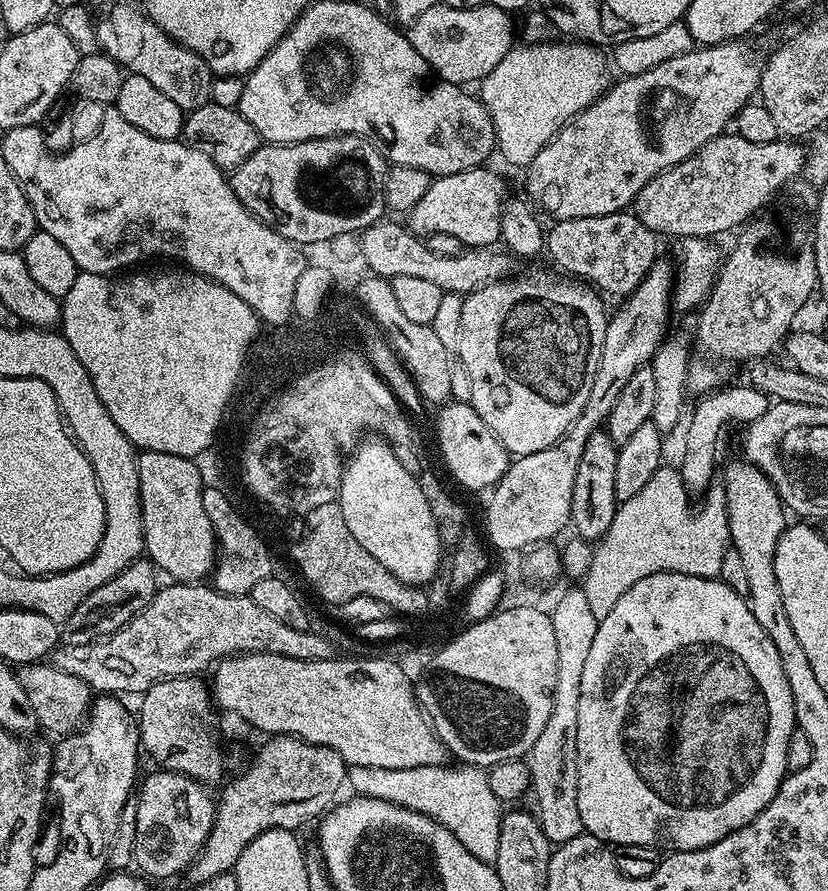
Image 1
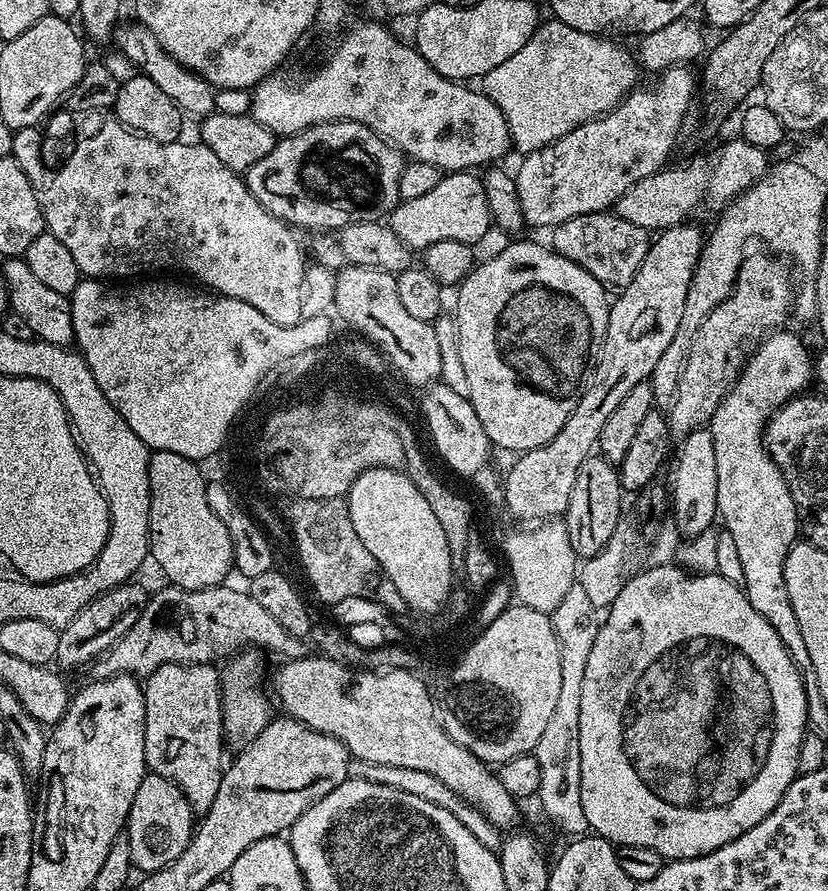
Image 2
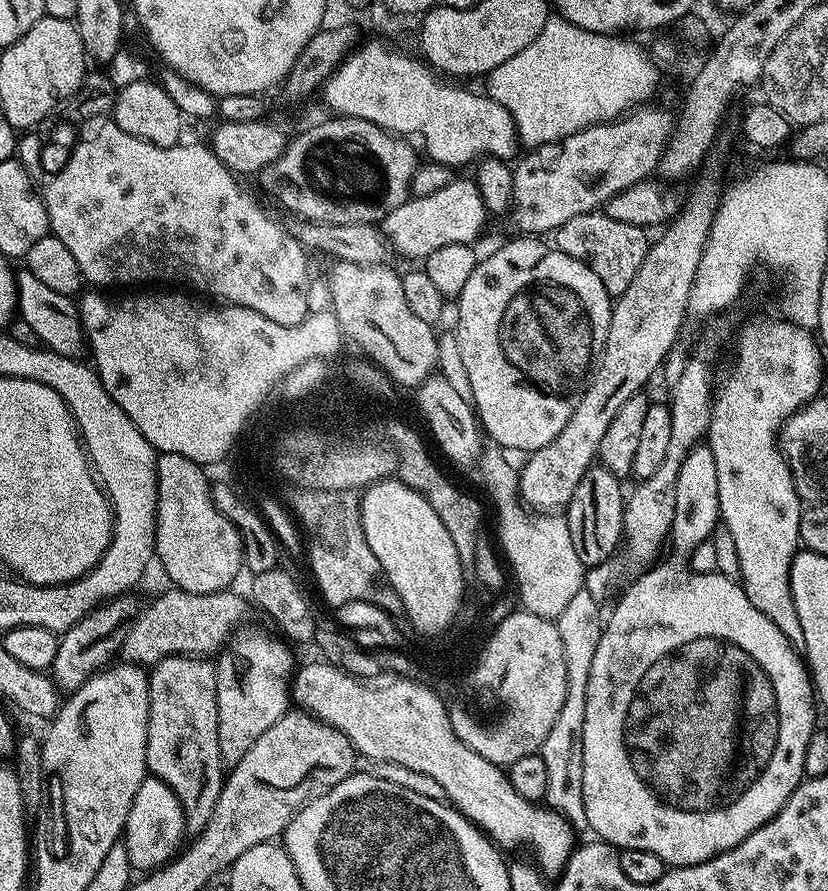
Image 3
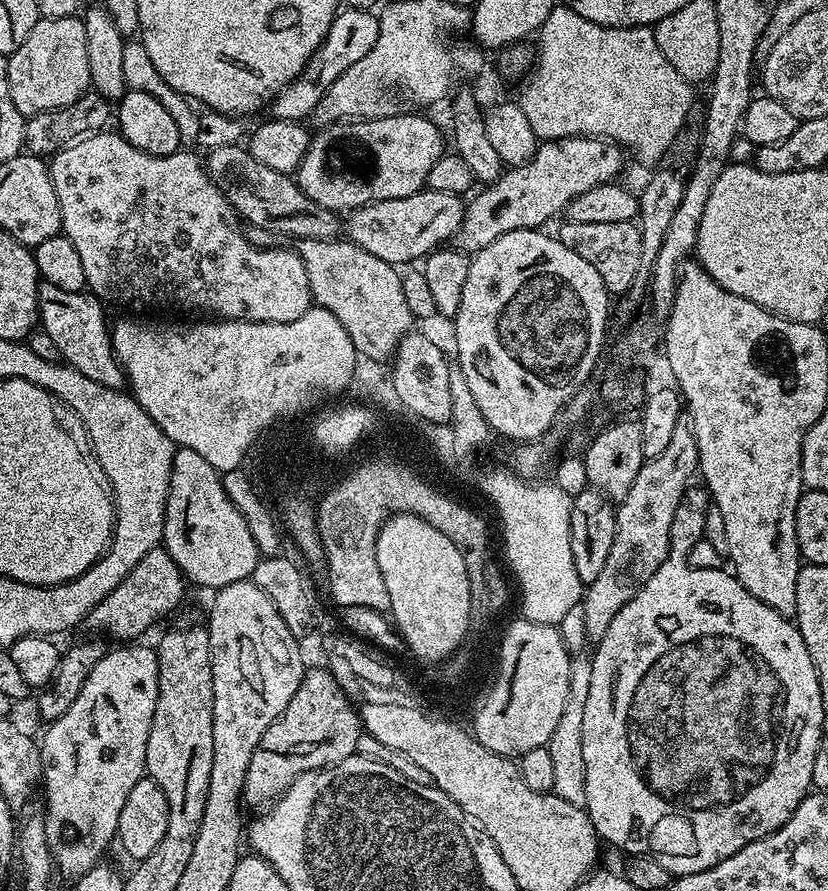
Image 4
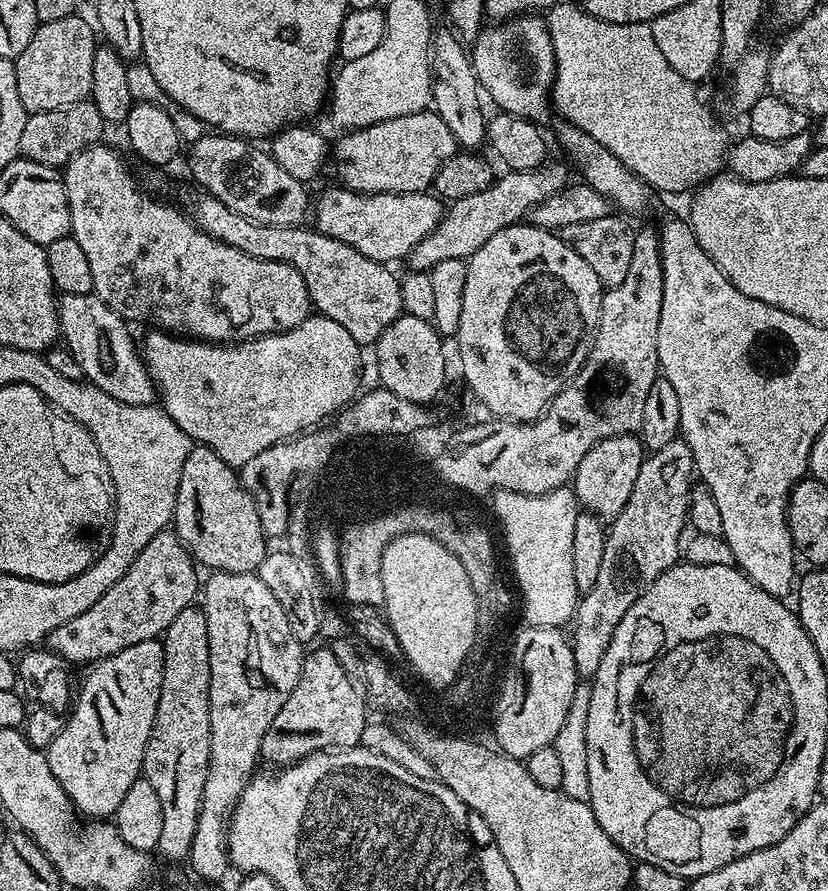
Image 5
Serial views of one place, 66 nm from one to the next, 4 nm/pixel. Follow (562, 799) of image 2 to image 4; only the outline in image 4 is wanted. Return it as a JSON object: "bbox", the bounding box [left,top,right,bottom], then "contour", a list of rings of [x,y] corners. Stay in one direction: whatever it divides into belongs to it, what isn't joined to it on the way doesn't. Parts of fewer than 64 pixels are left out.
{"bbox":[547,607,592,808],"contour":[[[583,607],[571,608],[560,619],[560,636],[564,645],[571,653],[570,662],[570,690],[566,698],[566,710],[562,710],[562,718],[558,718],[558,726],[554,726],[554,734],[550,734],[547,747],[550,750],[550,759],[554,765],[554,786],[552,792],[574,806],[584,808],[586,802],[586,761],[582,758],[582,717],[586,711],[586,698],[590,694],[590,670],[592,669],[591,655],[586,651],[580,652],[590,644],[584,635],[586,614]]]}

